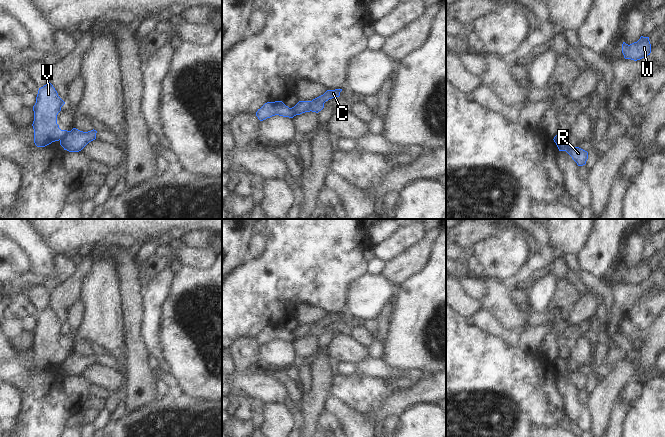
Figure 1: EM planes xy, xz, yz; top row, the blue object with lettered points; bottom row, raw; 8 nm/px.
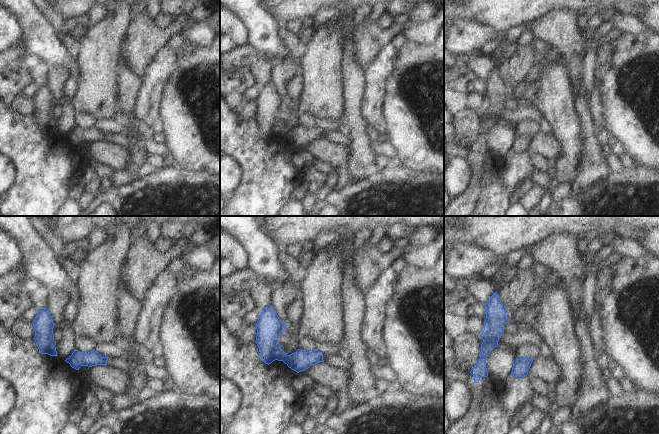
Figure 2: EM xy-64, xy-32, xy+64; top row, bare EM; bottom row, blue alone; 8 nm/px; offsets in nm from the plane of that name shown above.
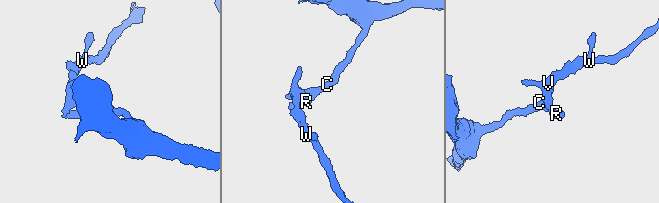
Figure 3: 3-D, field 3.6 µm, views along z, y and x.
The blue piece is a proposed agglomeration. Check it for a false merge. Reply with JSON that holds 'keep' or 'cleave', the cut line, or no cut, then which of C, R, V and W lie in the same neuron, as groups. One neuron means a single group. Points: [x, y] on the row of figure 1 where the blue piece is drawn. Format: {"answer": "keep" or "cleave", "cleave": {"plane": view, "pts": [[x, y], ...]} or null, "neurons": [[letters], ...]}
{"answer": "cleave", "cleave": {"plane": "xy", "pts": [[68, 131], [60, 140]]}, "neurons": [["C", "R"], ["V", "W"]]}

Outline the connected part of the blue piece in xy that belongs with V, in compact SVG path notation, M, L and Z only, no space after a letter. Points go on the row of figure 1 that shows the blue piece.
M48 82L39 88L34 111L34 143L45 147L52 142L62 140L67 130L61 130L57 124L57 115L65 102L58 96L53 85Z

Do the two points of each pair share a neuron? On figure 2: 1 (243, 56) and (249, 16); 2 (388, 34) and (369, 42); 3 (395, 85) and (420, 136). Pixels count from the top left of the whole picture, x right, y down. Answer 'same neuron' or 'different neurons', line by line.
1: different neurons
2: same neuron
3: same neuron

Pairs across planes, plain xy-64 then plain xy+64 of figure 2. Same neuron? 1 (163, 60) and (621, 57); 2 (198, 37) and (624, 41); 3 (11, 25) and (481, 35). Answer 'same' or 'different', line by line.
1: different
2: different
3: same

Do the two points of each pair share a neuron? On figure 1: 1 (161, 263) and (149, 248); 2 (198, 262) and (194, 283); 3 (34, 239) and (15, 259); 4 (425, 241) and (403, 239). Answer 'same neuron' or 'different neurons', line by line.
1: different neurons
2: different neurons
3: different neurons
4: different neurons

